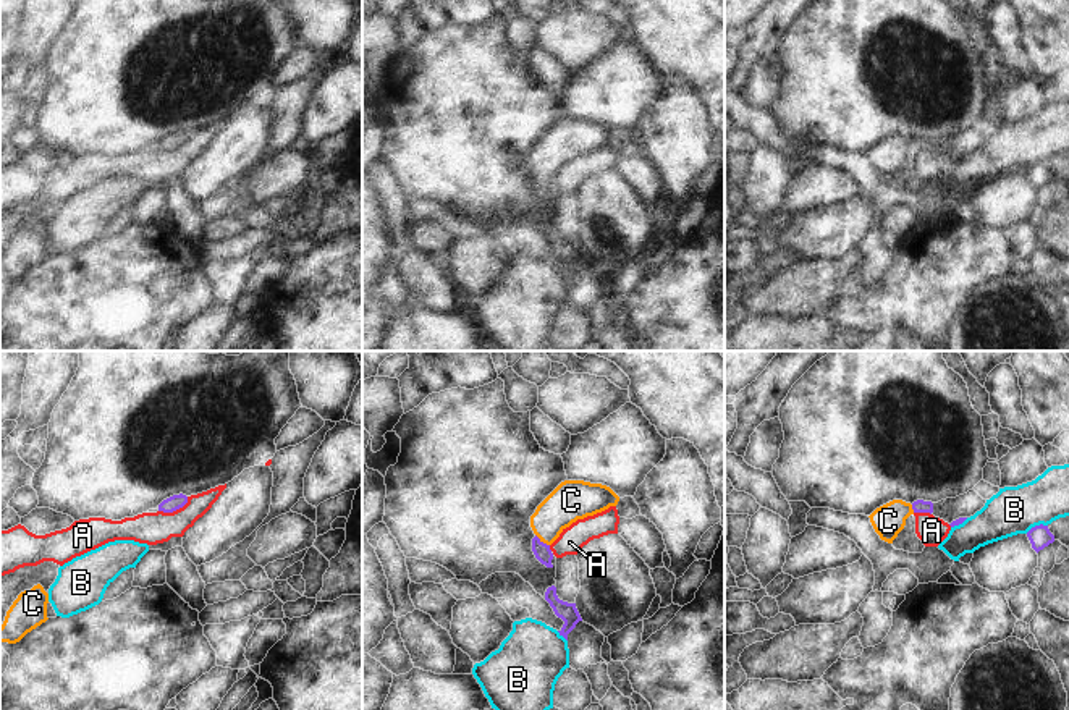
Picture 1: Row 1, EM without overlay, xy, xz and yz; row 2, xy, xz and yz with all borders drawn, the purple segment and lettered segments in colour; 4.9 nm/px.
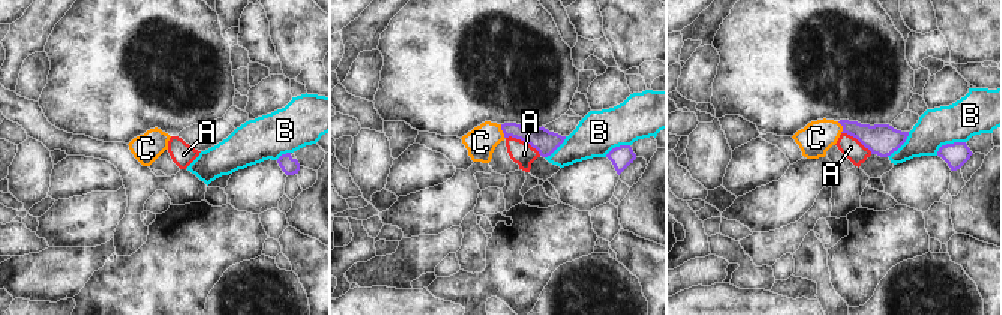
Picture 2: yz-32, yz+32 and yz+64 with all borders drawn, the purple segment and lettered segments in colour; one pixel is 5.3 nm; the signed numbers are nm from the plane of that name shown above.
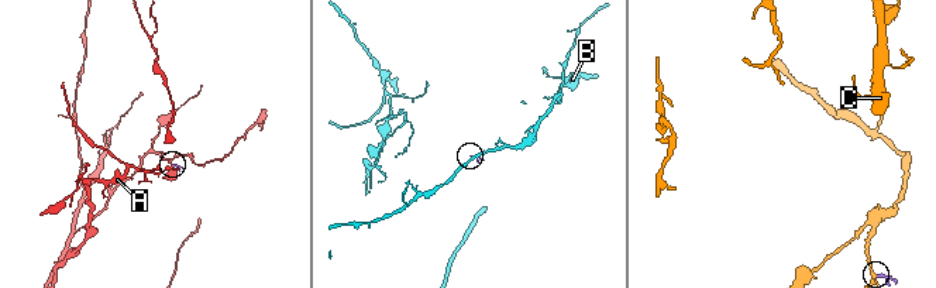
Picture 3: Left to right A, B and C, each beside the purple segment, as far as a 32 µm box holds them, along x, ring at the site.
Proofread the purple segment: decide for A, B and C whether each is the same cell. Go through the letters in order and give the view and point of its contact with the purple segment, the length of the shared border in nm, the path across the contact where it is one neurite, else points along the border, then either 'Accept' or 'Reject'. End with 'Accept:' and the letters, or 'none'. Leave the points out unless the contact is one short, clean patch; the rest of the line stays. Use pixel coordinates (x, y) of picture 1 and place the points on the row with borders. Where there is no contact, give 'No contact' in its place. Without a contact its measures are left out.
A: Touches purple at xy (175, 510). Shared border 170 nm. Boundary: xy (188, 497), (181, 507), (172, 511), (159, 511). Reject
B: Touches purple at yz (1035, 526). Shared border 120 nm. Reject
C: Touches purple at xz (542, 542). Shared border 90 nm. Path across: xz (542, 552), (542, 542), (547, 524), (570, 502). Accept
Accept: C

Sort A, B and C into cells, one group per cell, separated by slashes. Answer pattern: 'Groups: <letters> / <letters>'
Groups: A / B / C

